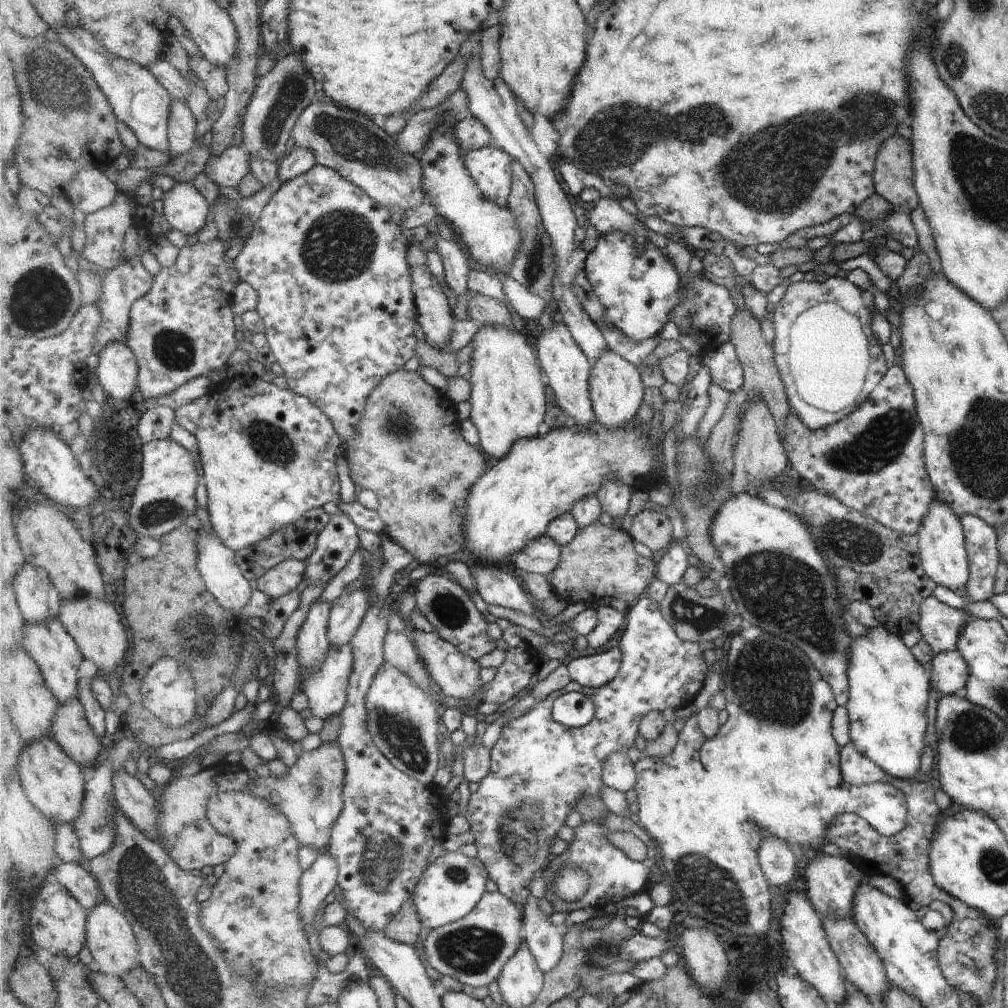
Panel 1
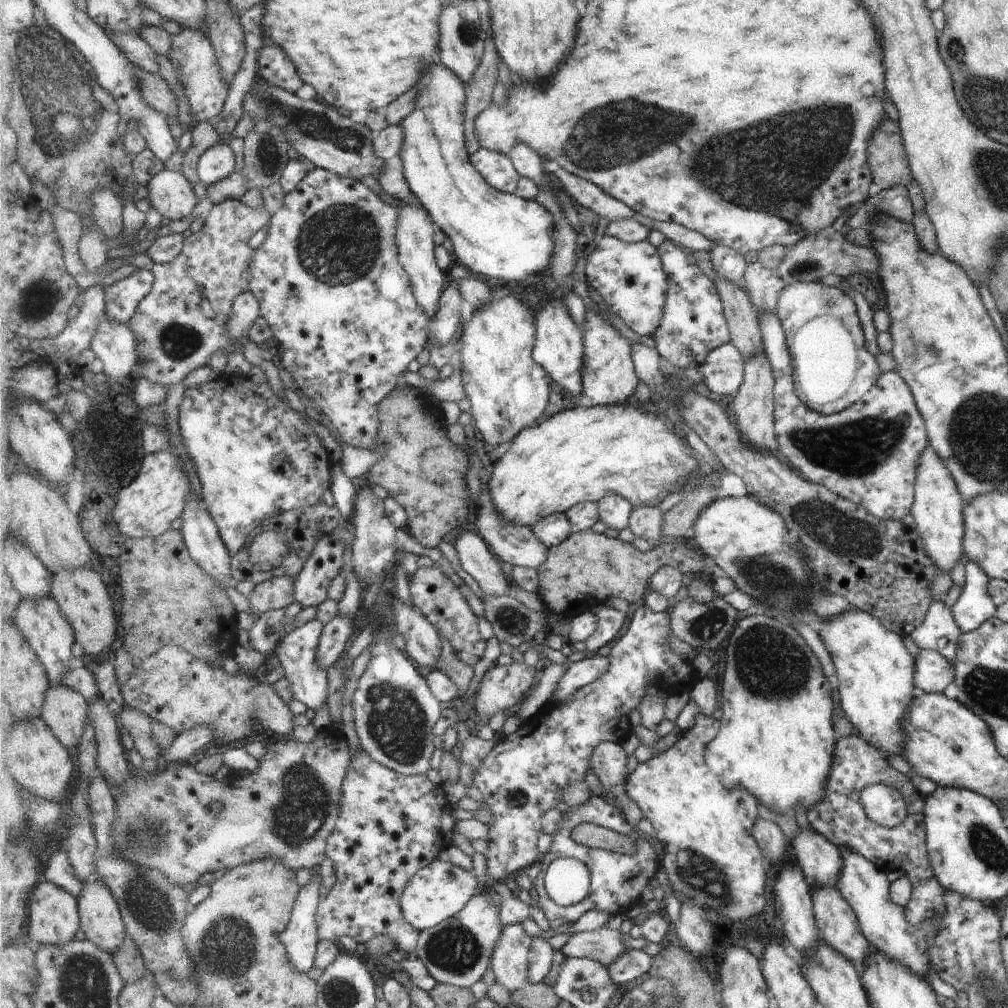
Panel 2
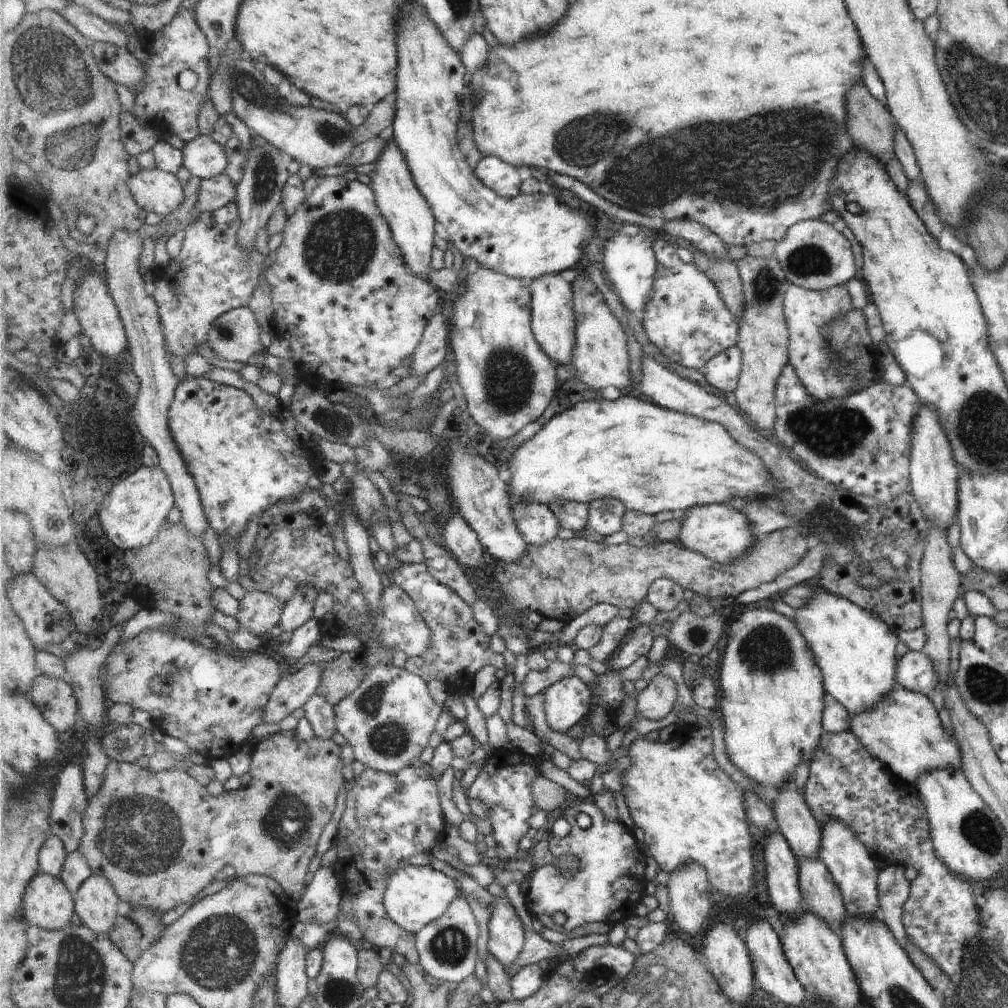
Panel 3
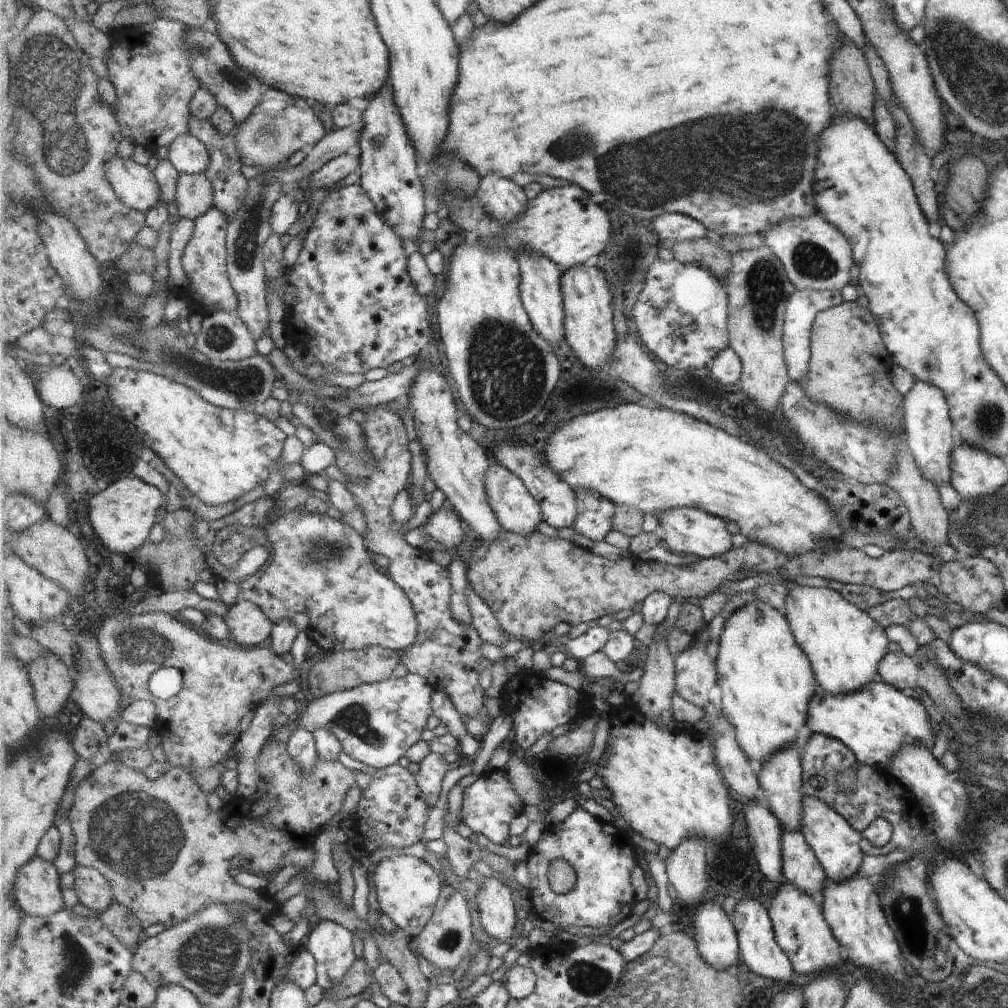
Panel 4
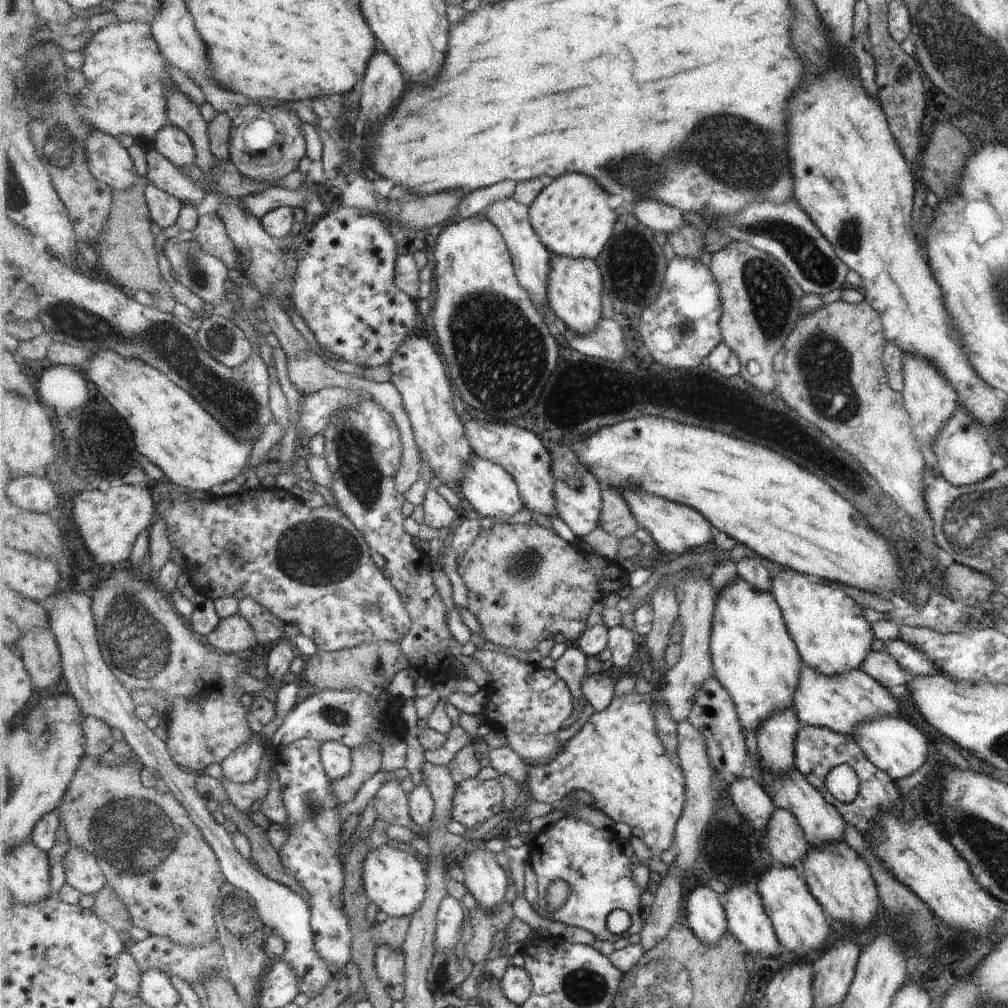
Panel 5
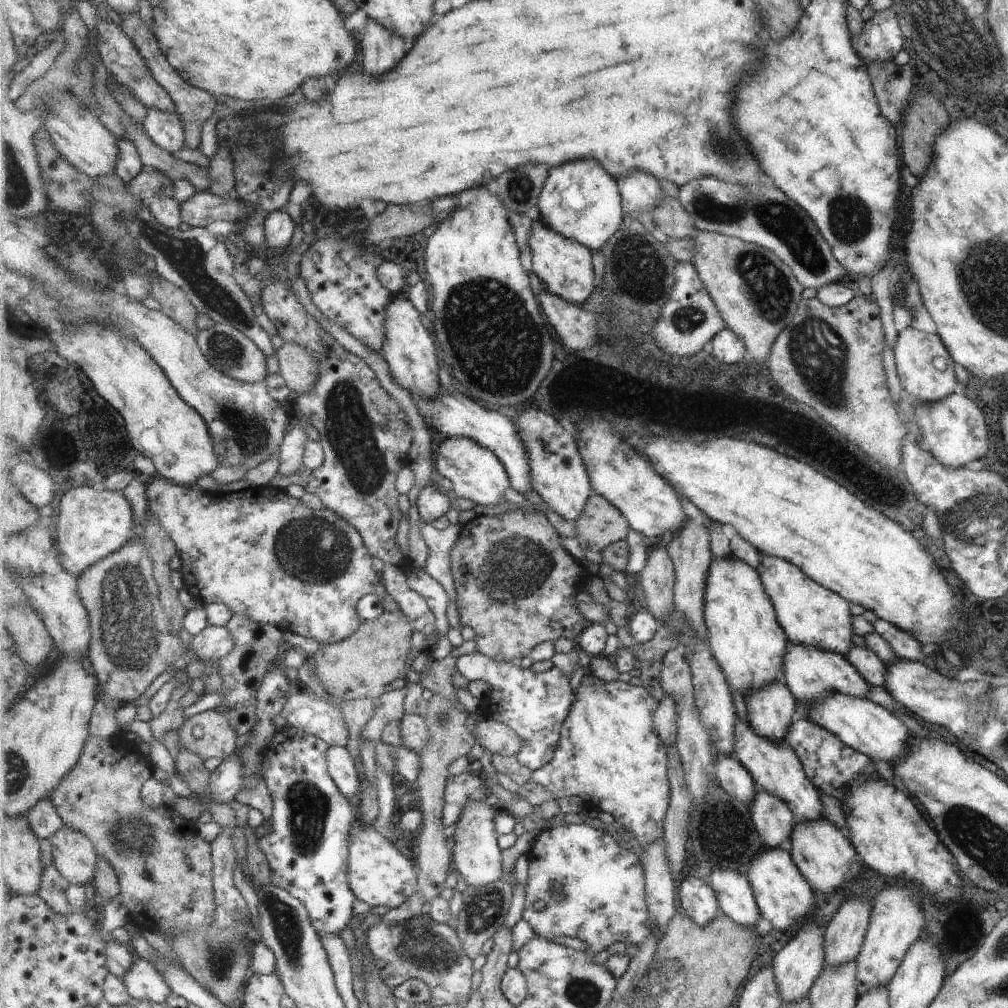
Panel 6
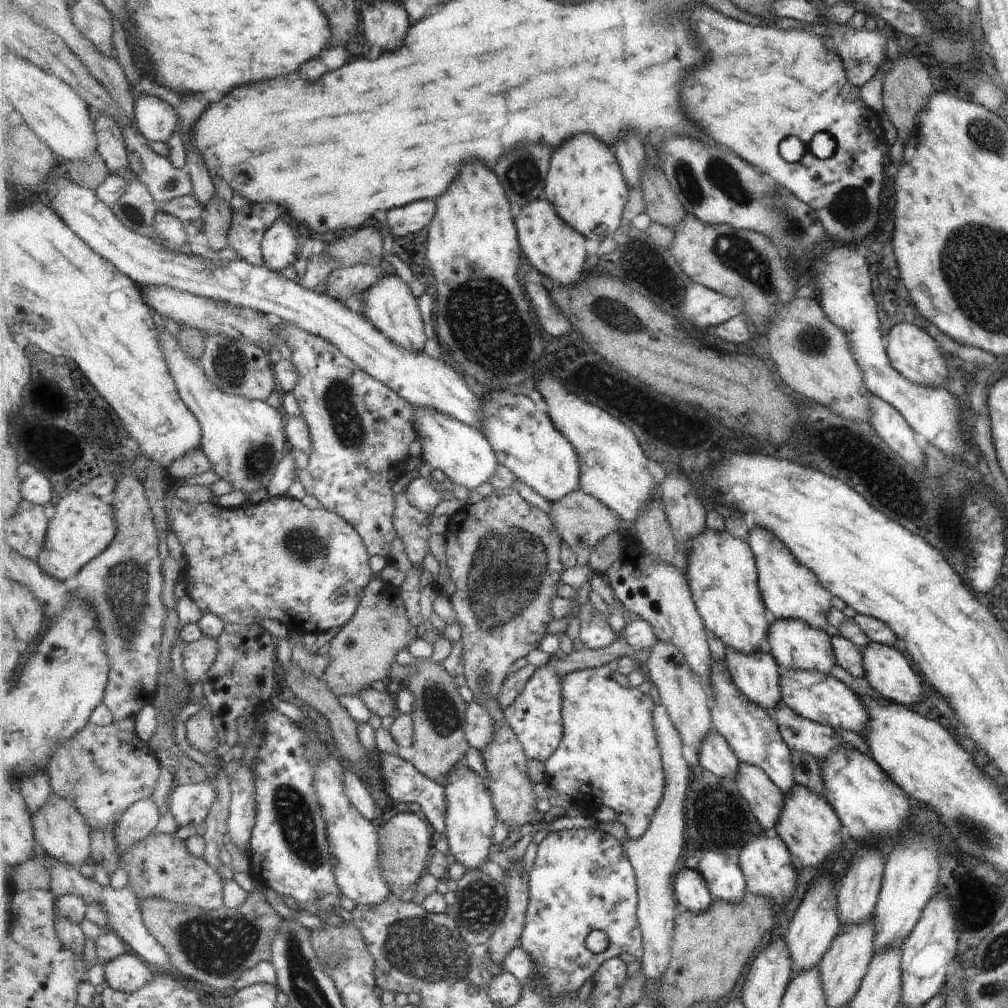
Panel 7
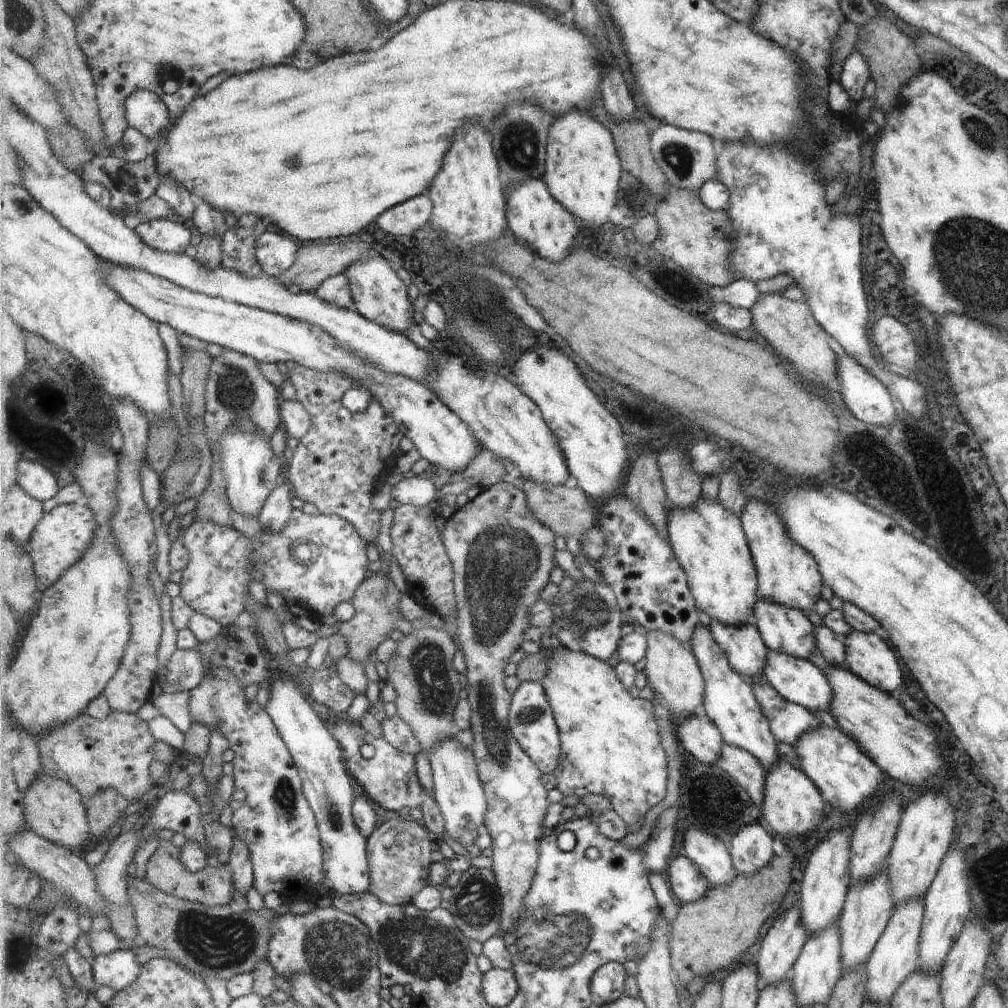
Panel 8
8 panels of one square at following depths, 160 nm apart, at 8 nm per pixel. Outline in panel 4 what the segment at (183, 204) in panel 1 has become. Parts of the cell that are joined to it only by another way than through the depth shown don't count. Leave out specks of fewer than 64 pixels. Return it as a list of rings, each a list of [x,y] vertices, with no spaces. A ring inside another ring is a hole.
[[[115,158],[106,164],[106,177],[111,186],[127,206],[138,211],[147,211],[153,206],[159,206],[162,202],[162,186],[156,180],[156,174],[152,166],[143,166],[132,158]]]

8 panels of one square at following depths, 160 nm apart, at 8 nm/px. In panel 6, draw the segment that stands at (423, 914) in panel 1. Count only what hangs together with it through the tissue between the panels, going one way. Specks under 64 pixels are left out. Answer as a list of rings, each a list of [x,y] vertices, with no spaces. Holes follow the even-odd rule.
[[[358,817],[350,826],[349,836],[350,887],[359,900],[371,907],[387,906],[391,910],[405,904],[419,890],[418,867],[407,856],[403,856],[391,840],[381,836],[372,824],[365,826]]]

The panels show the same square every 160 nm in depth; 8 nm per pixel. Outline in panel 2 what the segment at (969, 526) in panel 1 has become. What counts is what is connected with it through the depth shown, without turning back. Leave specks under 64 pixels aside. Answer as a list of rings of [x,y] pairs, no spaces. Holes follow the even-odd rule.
[[[964,560],[965,584],[955,603],[950,607],[953,622],[961,633],[977,628],[994,616],[995,606],[986,592],[990,579],[977,564]]]

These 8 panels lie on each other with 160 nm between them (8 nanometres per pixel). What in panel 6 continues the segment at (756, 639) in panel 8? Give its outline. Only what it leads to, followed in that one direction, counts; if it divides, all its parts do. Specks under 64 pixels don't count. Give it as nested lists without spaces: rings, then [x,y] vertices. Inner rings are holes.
[[[785,682],[755,689],[745,698],[747,720],[762,737],[785,743],[790,724],[799,716],[794,695]]]

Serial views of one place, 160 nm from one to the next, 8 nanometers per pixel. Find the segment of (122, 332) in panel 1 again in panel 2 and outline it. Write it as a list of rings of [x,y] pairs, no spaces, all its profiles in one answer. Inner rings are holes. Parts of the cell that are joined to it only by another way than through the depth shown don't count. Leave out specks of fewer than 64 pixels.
[[[139,270],[137,273],[107,286],[106,312],[115,320],[130,324],[138,311],[139,303],[150,294],[155,284],[153,271]]]

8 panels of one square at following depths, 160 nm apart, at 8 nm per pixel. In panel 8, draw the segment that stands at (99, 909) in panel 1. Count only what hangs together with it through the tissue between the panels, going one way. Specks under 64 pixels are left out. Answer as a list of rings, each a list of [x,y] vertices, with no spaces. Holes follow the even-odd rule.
[[[44,770],[23,792],[27,824],[41,836],[67,848],[79,848],[93,836],[83,794],[75,785]]]

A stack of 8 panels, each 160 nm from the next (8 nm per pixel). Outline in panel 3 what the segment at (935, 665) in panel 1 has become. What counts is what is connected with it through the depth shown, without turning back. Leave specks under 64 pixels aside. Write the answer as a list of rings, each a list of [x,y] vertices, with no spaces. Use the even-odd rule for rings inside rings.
[[[908,651],[896,660],[894,677],[904,689],[926,696],[935,690],[938,678],[934,665],[921,651]]]

